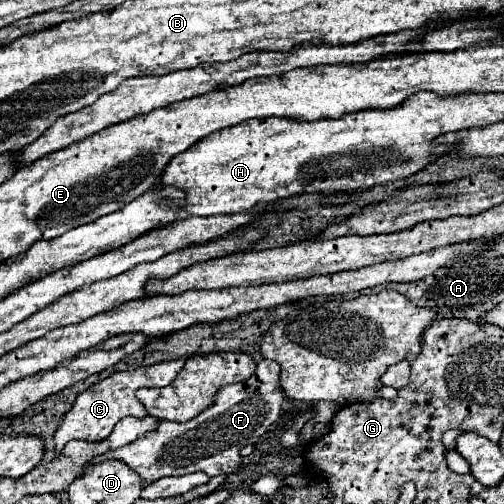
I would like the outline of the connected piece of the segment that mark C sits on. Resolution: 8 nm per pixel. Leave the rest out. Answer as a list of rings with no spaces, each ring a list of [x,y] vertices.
[[[179,357],[179,359],[171,359],[171,361],[161,361],[161,363],[153,363],[149,367],[139,367],[139,369],[131,369],[131,371],[121,371],[121,373],[113,373],[113,377],[107,377],[103,381],[99,381],[97,385],[89,387],[85,393],[81,393],[75,399],[73,409],[65,415],[65,419],[61,421],[57,433],[55,433],[55,447],[57,453],[63,451],[65,443],[69,443],[71,439],[83,439],[83,441],[103,441],[107,439],[107,435],[113,431],[113,427],[127,415],[133,417],[147,417],[145,407],[141,405],[141,401],[135,397],[135,391],[139,387],[165,387],[169,385],[177,373],[183,369],[187,357]]]

